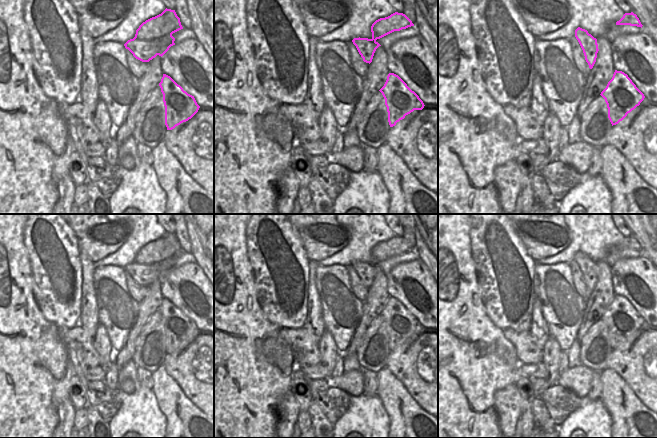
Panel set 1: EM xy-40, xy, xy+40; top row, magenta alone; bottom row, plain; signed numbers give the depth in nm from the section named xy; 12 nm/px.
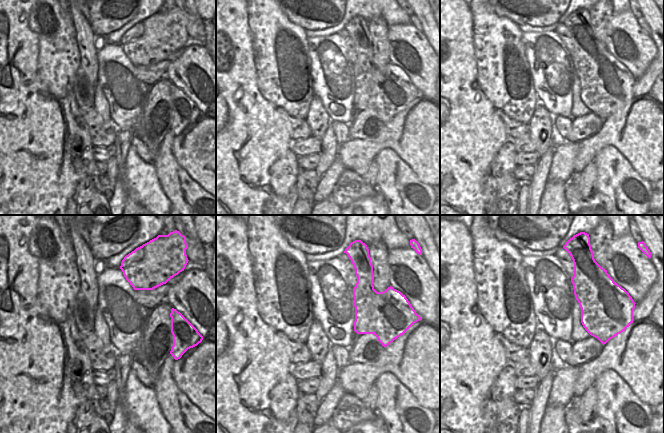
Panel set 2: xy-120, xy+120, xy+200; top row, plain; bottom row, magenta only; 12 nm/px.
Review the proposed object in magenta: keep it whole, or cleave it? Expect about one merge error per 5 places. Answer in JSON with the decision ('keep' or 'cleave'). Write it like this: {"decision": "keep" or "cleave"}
{"decision": "cleave"}

